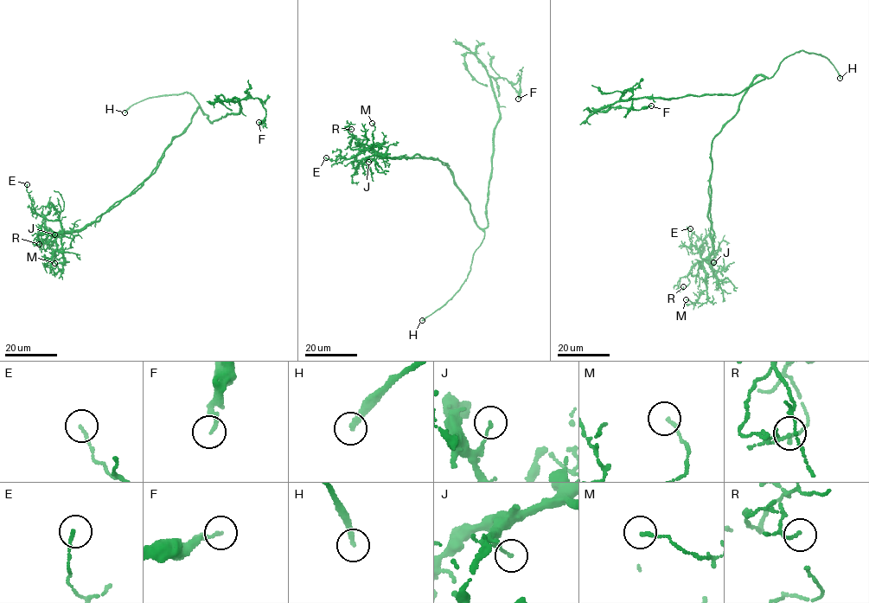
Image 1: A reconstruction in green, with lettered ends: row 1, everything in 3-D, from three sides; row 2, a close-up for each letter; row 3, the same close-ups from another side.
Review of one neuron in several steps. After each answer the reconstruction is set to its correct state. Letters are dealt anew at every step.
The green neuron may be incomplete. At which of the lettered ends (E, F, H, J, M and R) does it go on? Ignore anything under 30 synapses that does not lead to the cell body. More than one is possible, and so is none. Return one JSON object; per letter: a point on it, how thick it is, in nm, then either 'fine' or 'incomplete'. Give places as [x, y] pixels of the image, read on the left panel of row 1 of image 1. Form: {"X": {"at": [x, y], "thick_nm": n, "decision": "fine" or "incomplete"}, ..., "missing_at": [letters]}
{"E": {"at": [27, 184], "thick_nm": 120, "decision": "fine"}, "F": {"at": [258, 122], "thick_nm": 180, "decision": "fine"}, "H": {"at": [124, 112], "thick_nm": 240, "decision": "incomplete"}, "J": {"at": [54, 234], "thick_nm": 120, "decision": "fine"}, "M": {"at": [54, 263], "thick_nm": 130, "decision": "fine"}, "R": {"at": [39, 244], "thick_nm": 120, "decision": "fine"}, "missing_at": ["H"]}

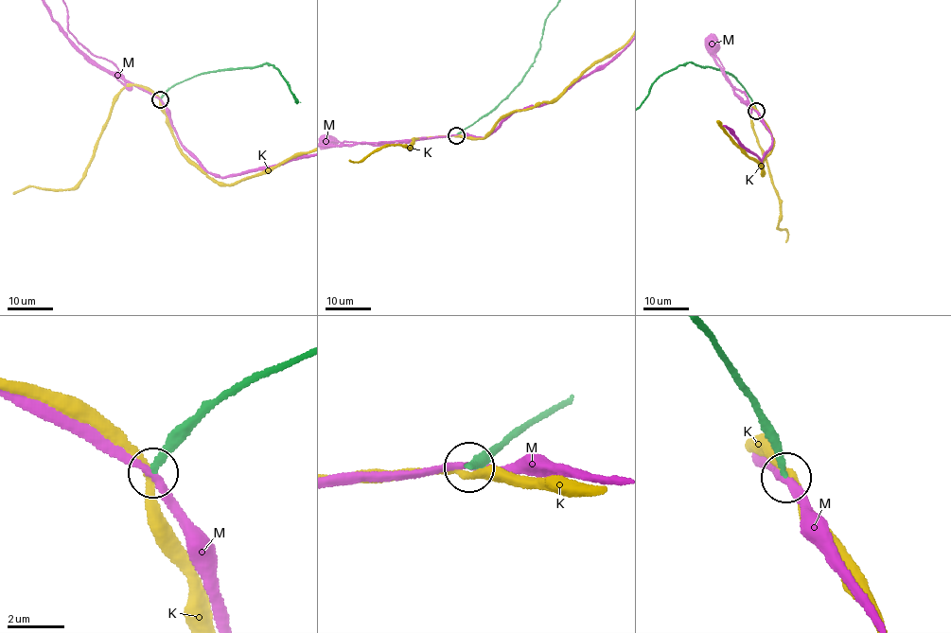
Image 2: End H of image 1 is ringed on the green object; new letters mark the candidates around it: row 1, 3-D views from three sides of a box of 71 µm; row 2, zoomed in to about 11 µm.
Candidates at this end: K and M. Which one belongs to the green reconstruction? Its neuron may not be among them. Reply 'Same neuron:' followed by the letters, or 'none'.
Same neuron: none

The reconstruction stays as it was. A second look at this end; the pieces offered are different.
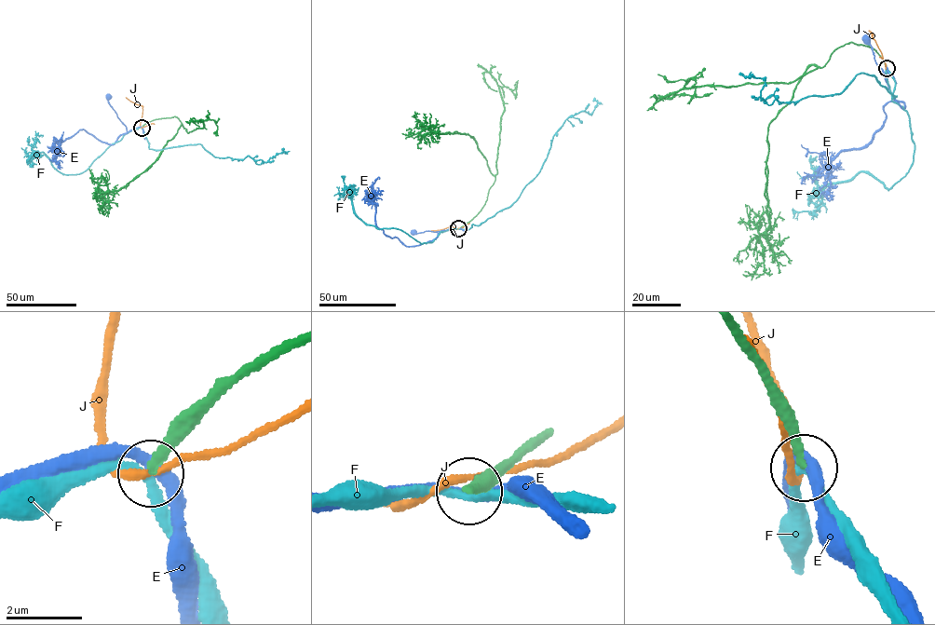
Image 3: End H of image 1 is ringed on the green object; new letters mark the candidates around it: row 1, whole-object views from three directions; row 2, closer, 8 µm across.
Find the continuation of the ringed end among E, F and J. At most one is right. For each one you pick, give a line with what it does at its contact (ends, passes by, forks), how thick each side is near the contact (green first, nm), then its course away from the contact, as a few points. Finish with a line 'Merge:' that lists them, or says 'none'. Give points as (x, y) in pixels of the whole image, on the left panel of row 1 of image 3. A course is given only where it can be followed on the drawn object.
Merge: none

